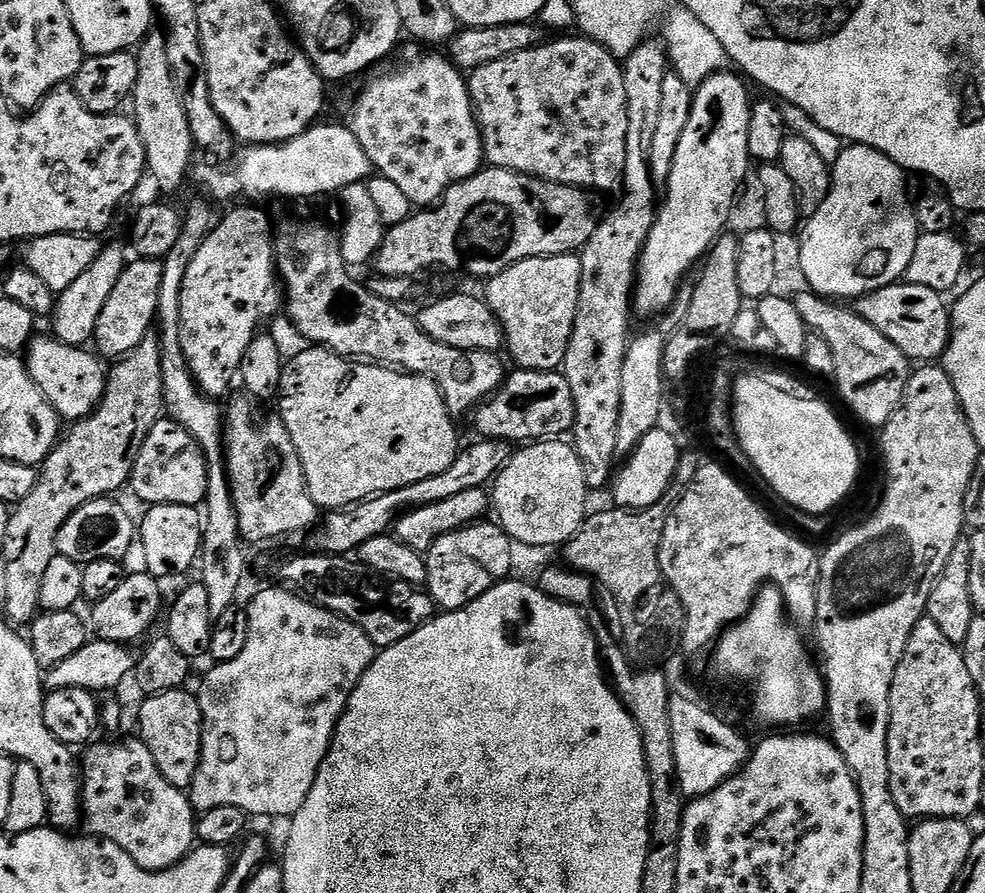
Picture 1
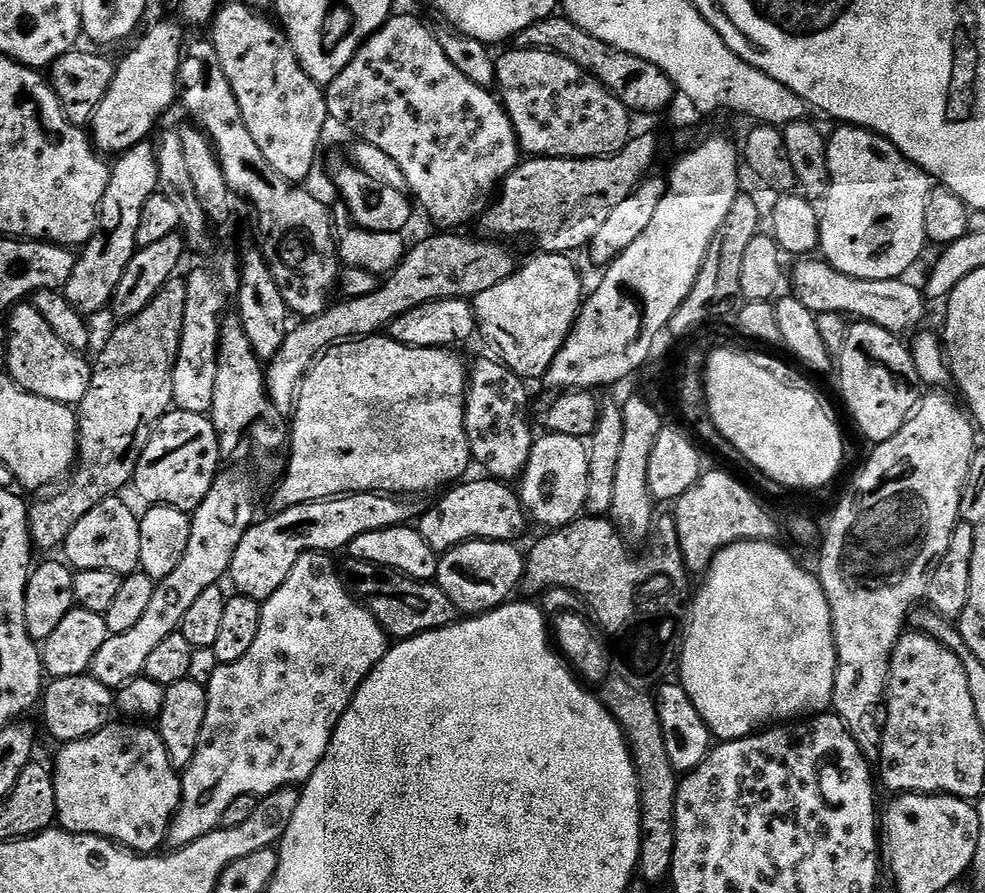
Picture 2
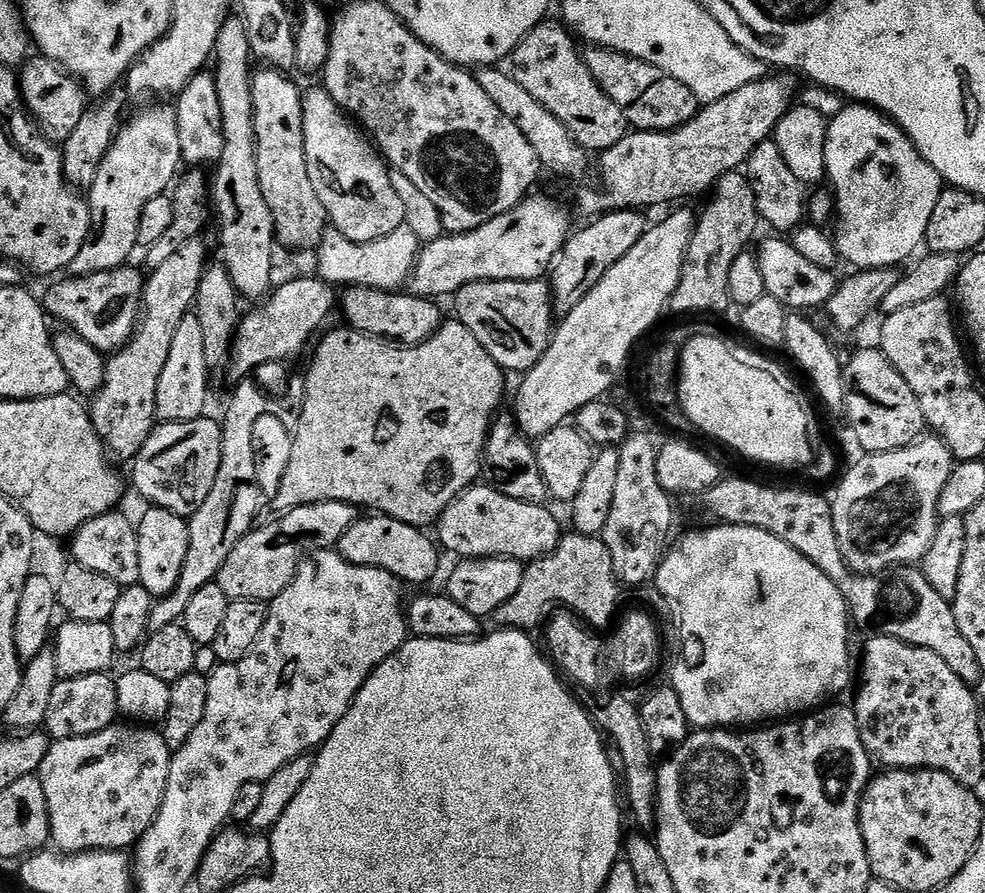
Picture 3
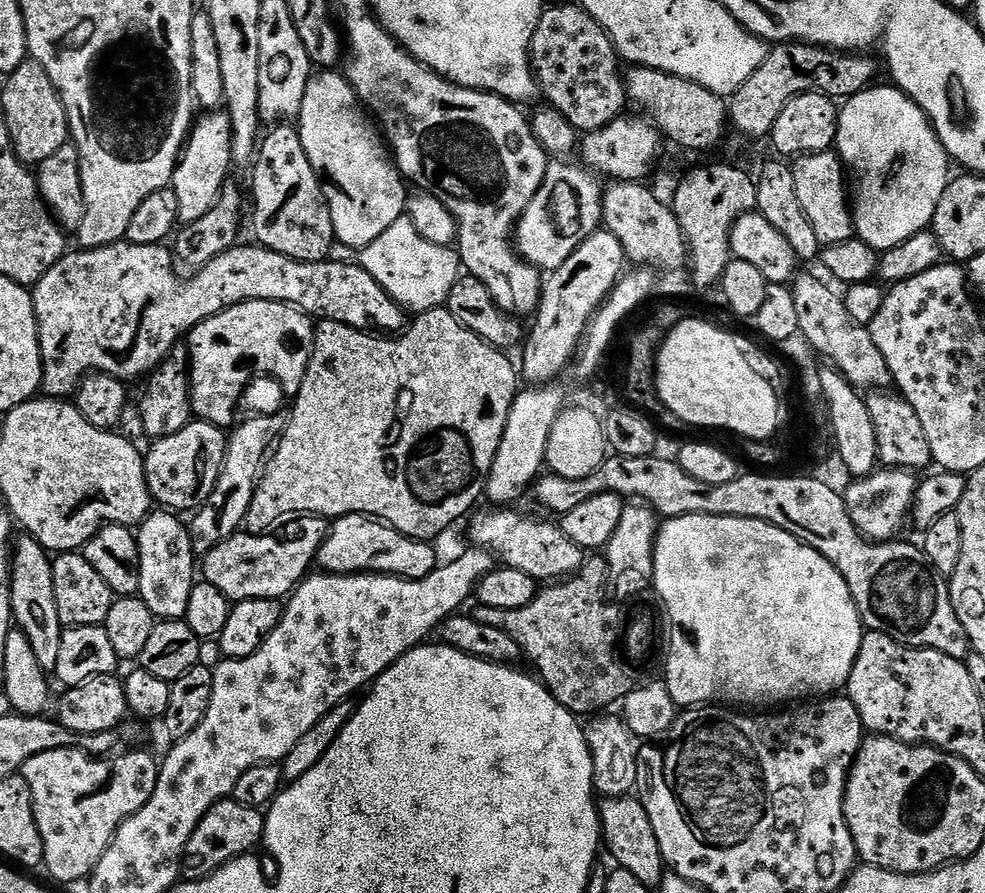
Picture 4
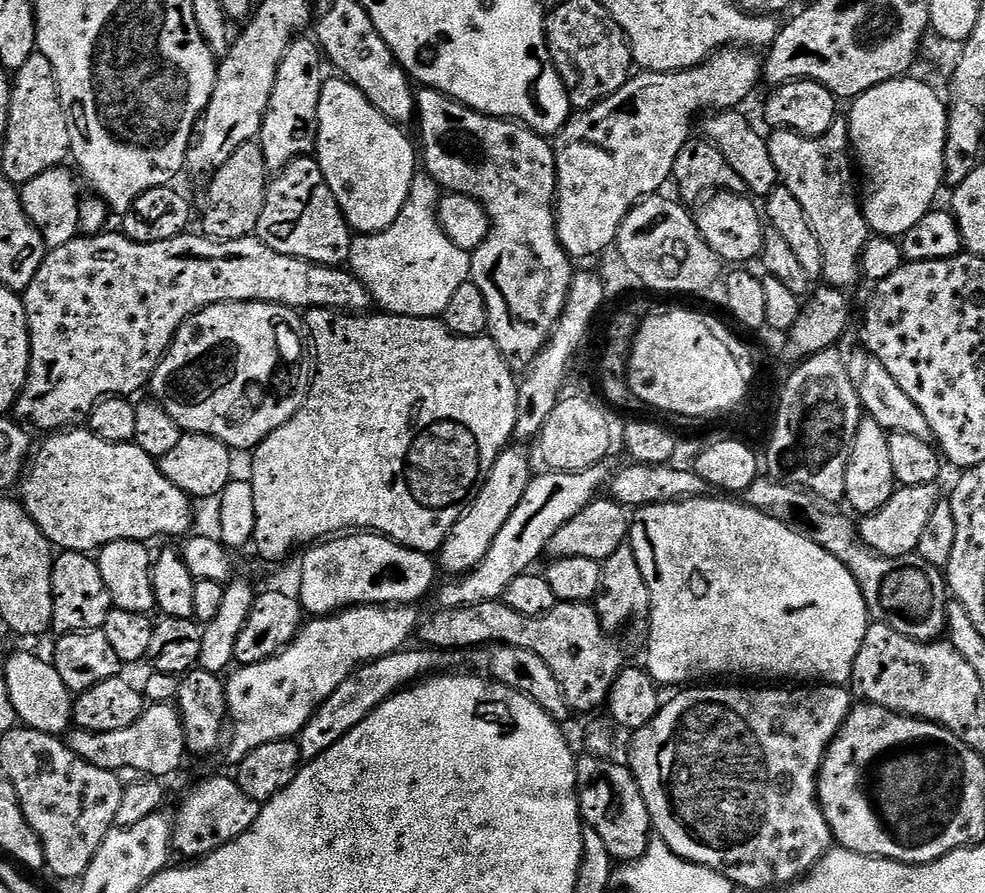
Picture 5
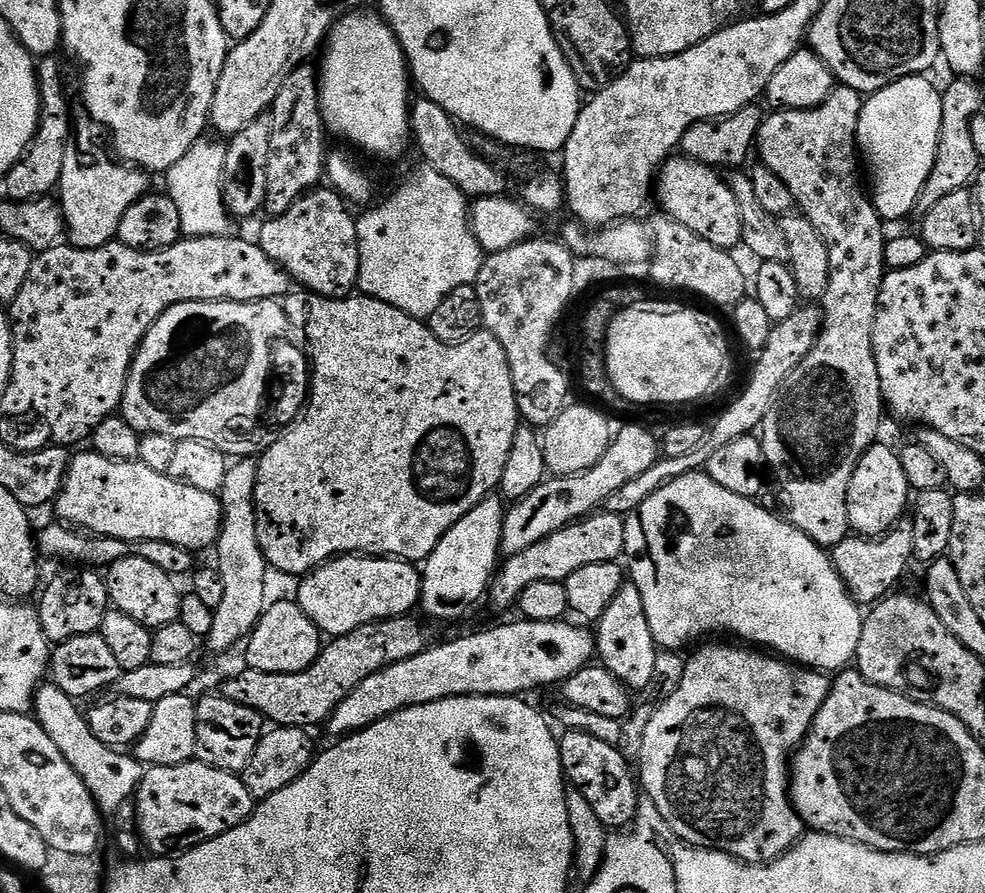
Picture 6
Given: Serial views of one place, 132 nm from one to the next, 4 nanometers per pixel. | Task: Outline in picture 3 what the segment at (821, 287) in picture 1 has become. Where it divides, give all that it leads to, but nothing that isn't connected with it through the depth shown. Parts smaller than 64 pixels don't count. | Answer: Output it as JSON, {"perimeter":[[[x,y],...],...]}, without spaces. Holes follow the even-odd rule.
{"perimeter":[[[849,103],[833,120],[828,121],[826,134],[827,179],[832,179],[836,211],[834,213],[834,239],[841,261],[849,260],[853,269],[894,268],[903,265],[903,260],[919,244],[925,243],[930,214],[942,191],[938,170],[918,154],[914,142],[896,125],[896,121],[885,116],[877,108],[866,104]]]}

